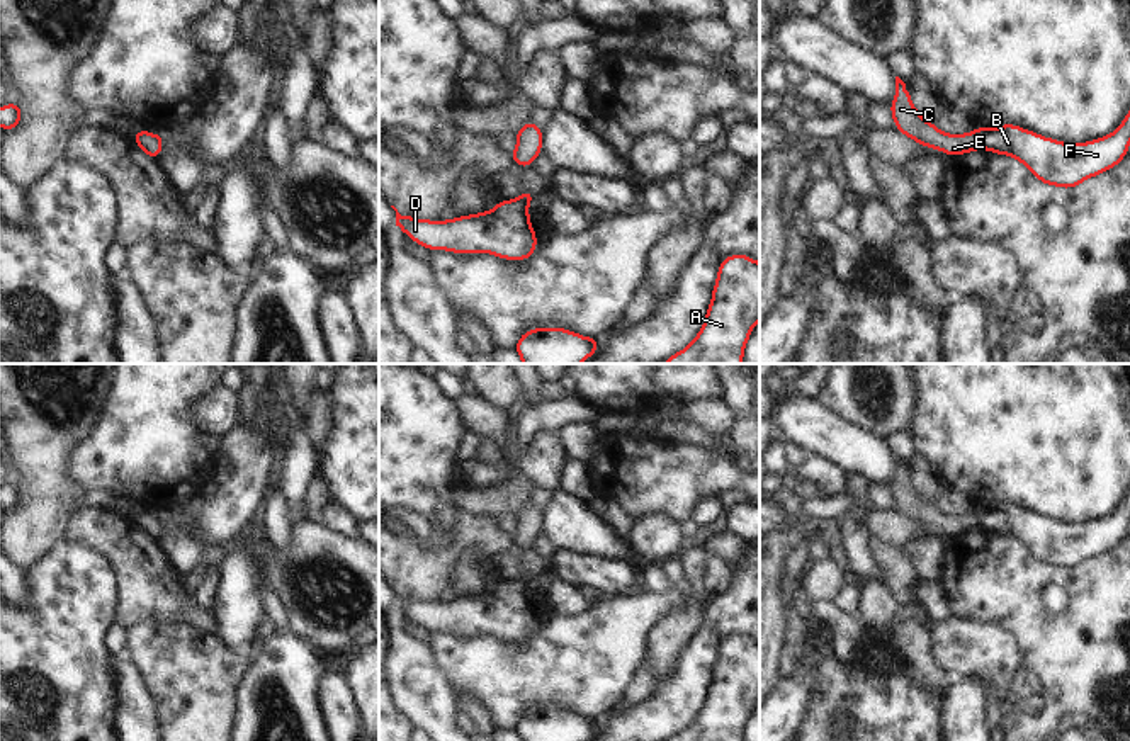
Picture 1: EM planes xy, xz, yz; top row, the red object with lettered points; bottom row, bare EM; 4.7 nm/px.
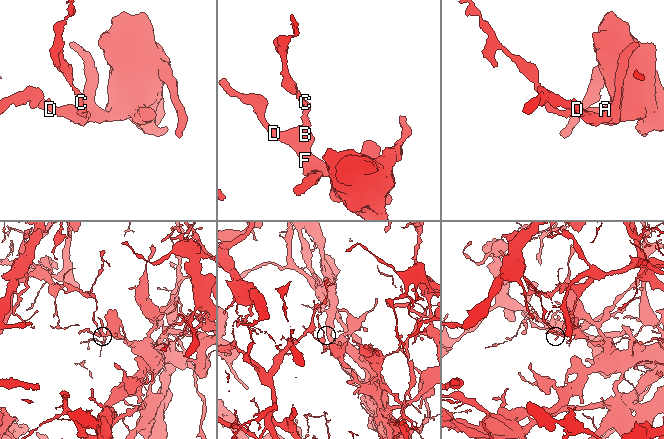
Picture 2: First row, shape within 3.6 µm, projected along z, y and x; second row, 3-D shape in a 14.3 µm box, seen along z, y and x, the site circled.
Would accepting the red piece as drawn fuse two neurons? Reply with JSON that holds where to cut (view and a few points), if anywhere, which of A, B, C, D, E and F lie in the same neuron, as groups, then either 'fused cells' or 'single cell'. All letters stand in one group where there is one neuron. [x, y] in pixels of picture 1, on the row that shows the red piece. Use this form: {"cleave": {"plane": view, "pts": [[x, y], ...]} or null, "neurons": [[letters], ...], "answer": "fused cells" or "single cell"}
{"cleave": {"plane": "yz", "pts": [[974, 131], [983, 147]]}, "neurons": [["A", "B", "D", "F"], ["C", "E"]], "answer": "fused cells"}

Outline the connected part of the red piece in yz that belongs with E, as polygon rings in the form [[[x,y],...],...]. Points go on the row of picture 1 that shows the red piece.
[[[896,76],[896,90],[897,95],[890,102],[890,112],[899,133],[926,148],[936,148],[952,156],[982,148],[982,139],[975,131],[967,134],[945,134],[933,122],[926,122],[914,109],[907,87],[899,76]]]

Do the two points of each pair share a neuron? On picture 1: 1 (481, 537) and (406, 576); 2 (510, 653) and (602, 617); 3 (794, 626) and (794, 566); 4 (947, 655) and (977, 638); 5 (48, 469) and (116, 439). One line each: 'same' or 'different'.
1: same
2: same
3: same
4: same
5: different

